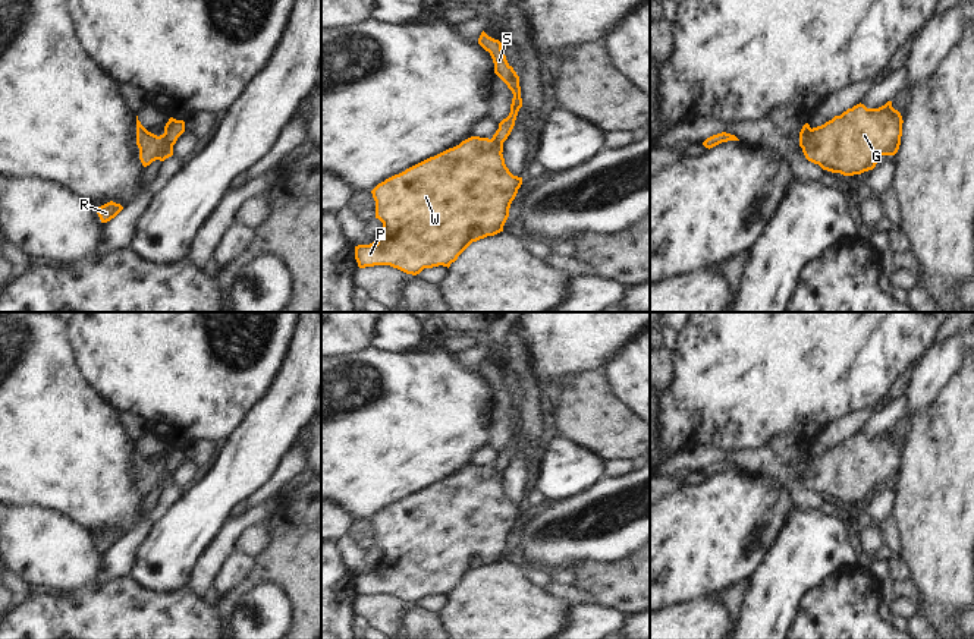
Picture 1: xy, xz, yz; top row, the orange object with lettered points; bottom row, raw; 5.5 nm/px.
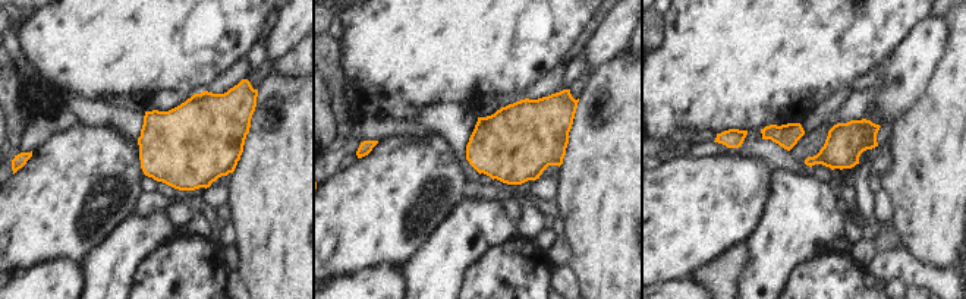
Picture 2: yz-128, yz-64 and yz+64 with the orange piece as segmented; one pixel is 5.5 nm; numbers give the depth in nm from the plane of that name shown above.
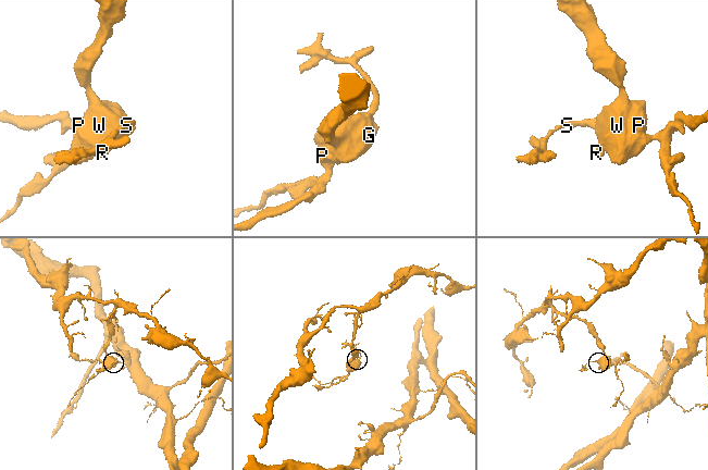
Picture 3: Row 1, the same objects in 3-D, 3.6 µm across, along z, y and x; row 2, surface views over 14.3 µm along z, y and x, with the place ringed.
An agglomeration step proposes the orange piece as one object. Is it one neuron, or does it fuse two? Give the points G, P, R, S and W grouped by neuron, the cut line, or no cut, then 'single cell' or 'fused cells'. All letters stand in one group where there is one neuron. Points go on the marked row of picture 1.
groups G P R W / S; cut yz (811, 129), (803, 148); fused cells

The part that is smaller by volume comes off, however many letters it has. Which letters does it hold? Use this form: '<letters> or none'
S

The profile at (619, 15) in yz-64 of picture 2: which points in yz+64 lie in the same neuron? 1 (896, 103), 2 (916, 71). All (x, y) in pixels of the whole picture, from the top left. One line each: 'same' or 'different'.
1: same
2: same

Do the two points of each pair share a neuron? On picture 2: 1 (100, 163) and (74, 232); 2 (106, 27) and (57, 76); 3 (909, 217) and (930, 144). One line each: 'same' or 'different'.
1: same
2: same
3: same

